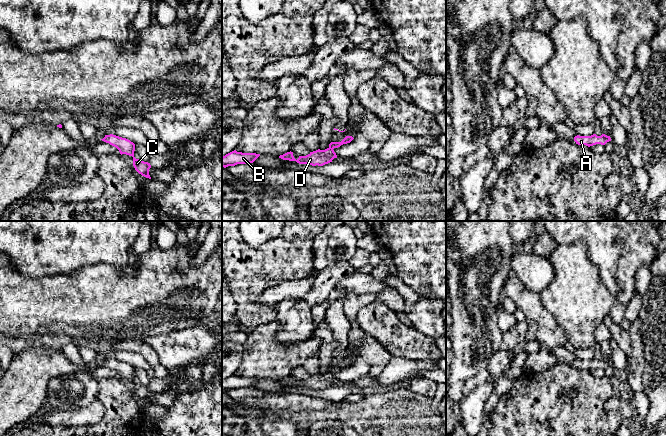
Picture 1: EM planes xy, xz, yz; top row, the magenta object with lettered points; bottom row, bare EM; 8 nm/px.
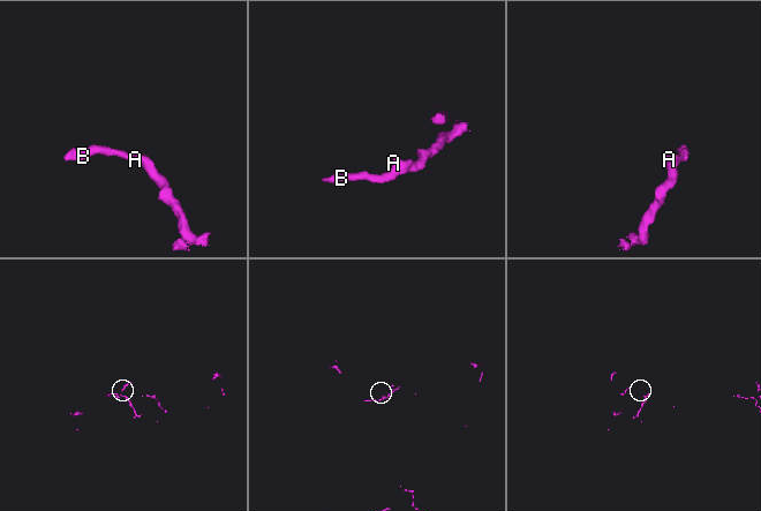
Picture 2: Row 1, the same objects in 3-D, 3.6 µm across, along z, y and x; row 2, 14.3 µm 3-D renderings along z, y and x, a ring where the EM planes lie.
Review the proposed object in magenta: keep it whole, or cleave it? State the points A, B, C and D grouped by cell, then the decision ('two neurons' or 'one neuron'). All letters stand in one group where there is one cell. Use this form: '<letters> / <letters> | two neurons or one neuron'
A B C D | one neuron

